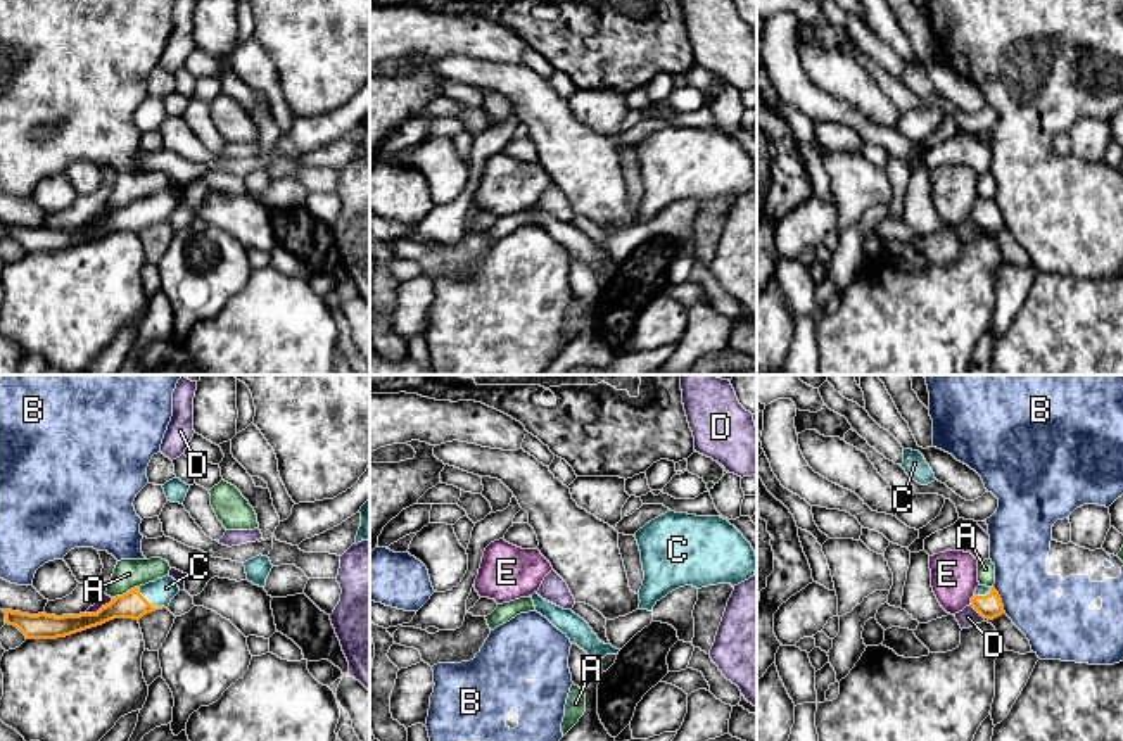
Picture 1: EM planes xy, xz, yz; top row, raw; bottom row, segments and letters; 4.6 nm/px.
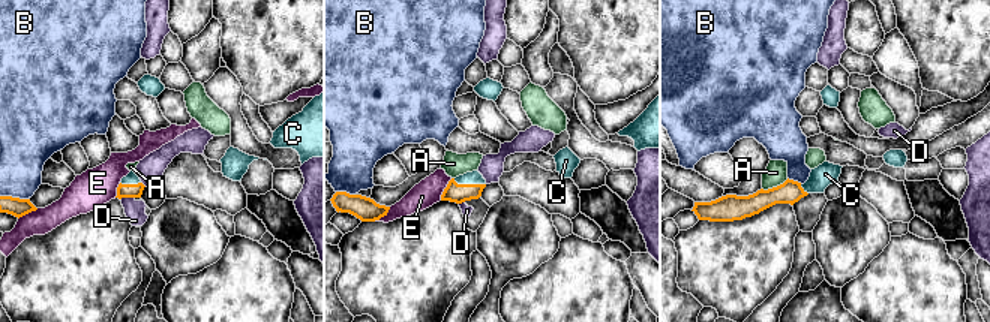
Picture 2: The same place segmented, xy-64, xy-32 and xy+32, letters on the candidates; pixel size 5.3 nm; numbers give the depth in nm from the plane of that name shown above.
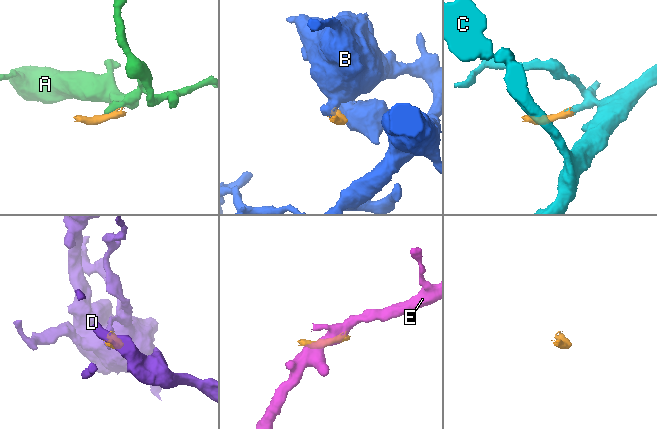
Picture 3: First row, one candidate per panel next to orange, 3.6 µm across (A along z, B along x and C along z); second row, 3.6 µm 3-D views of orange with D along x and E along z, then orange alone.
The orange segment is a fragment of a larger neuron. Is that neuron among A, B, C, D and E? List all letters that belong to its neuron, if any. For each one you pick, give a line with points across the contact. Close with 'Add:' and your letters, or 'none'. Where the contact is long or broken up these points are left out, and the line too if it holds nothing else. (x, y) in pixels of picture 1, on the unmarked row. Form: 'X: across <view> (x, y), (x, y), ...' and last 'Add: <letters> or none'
C: across xy (132, 218), (149, 216), (159, 206)
Add: C

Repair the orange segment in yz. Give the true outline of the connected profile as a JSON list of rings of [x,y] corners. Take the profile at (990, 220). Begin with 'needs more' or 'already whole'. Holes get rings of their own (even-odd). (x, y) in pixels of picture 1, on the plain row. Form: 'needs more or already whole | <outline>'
needs more | [[[978,199],[971,211],[971,219],[988,233],[1000,230],[1004,225],[1002,212],[995,200]]]

